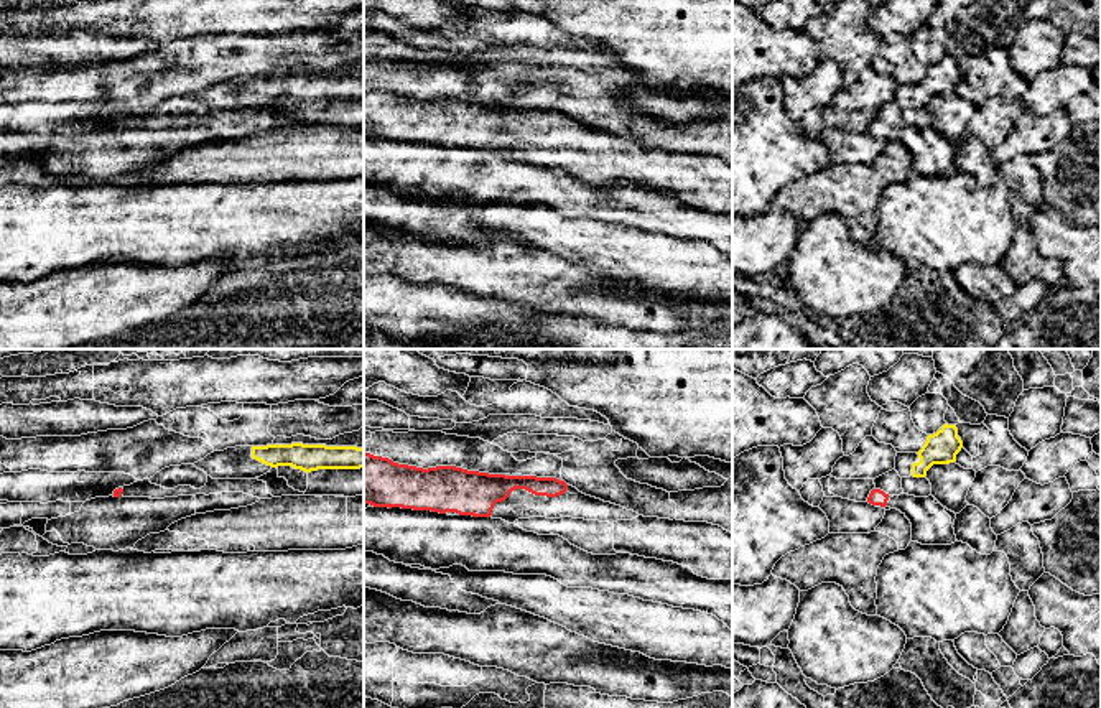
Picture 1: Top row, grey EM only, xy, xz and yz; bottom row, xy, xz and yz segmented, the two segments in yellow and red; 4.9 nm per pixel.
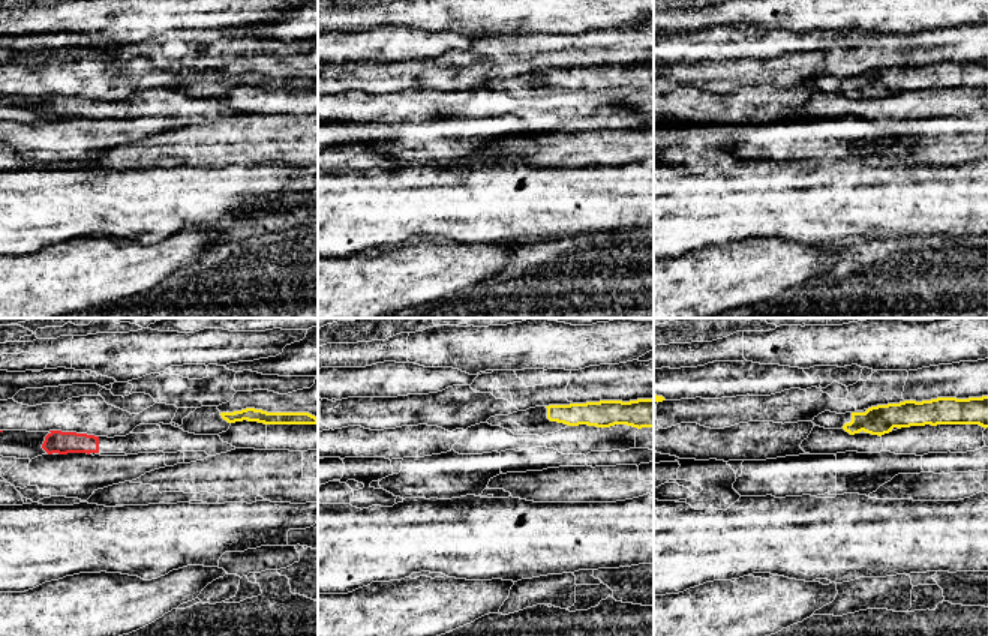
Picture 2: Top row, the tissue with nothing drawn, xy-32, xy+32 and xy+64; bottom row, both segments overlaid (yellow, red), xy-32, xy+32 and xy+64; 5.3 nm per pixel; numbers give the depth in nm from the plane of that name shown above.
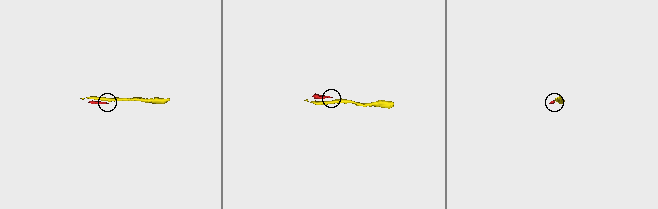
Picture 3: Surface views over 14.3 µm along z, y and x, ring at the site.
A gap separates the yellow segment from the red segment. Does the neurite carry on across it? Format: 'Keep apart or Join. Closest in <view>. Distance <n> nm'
Keep apart. Closest in yz. Distance 150 nm

